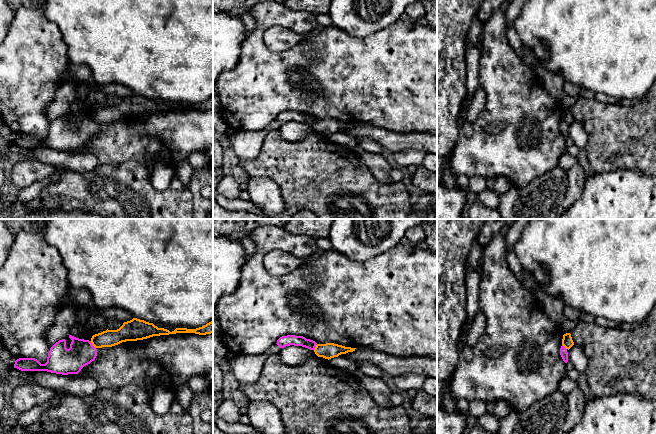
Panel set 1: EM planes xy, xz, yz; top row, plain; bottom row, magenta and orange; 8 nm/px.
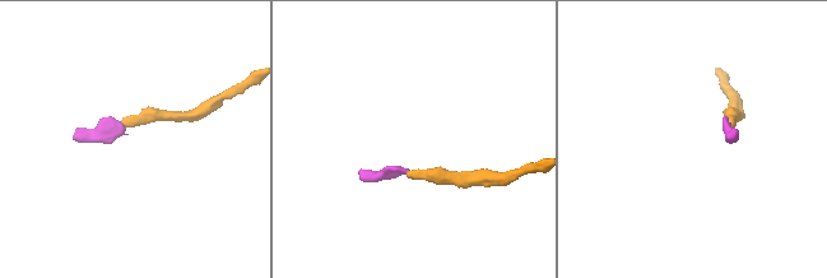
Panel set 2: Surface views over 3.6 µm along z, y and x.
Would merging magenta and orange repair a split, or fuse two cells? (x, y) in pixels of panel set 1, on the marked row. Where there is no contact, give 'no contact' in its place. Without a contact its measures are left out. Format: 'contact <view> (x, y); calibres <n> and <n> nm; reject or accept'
contact xy (92, 345); calibres 200 and 140 nm; accept

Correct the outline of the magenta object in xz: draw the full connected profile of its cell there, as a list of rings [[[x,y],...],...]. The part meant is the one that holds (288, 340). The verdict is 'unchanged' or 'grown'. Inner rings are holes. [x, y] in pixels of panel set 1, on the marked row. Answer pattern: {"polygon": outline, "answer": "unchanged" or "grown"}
{"polygon": [[[295,335],[282,336],[277,340],[276,344],[280,348],[284,348],[290,345],[302,346],[310,350],[313,350],[318,357],[323,357],[328,360],[334,357],[338,357],[341,354],[353,352],[356,349],[334,343],[317,344],[313,340],[306,339],[303,336],[295,336]]], "answer": "grown"}

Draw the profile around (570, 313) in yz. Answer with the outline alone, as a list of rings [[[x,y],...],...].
[[[566,306],[564,310],[564,314],[565,317],[569,320],[578,320],[578,311],[574,308]]]

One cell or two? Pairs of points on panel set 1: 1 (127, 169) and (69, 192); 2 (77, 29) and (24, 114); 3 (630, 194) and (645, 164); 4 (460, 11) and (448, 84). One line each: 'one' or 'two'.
1: one
2: two
3: two
4: one

